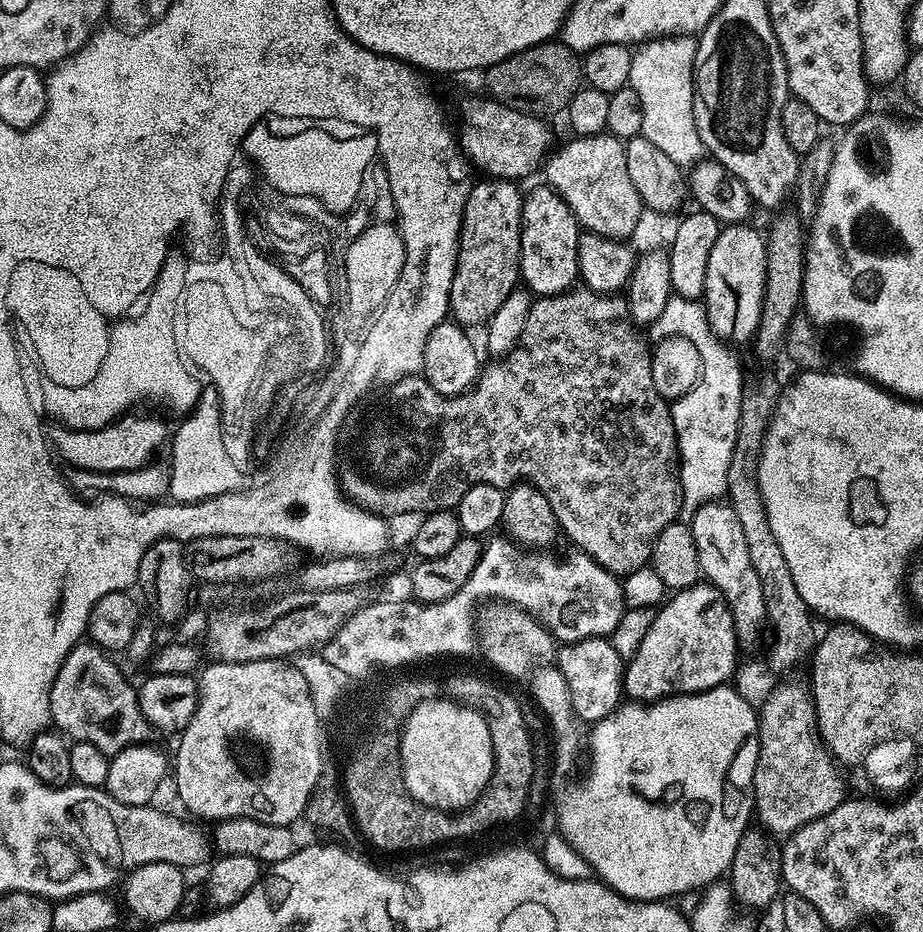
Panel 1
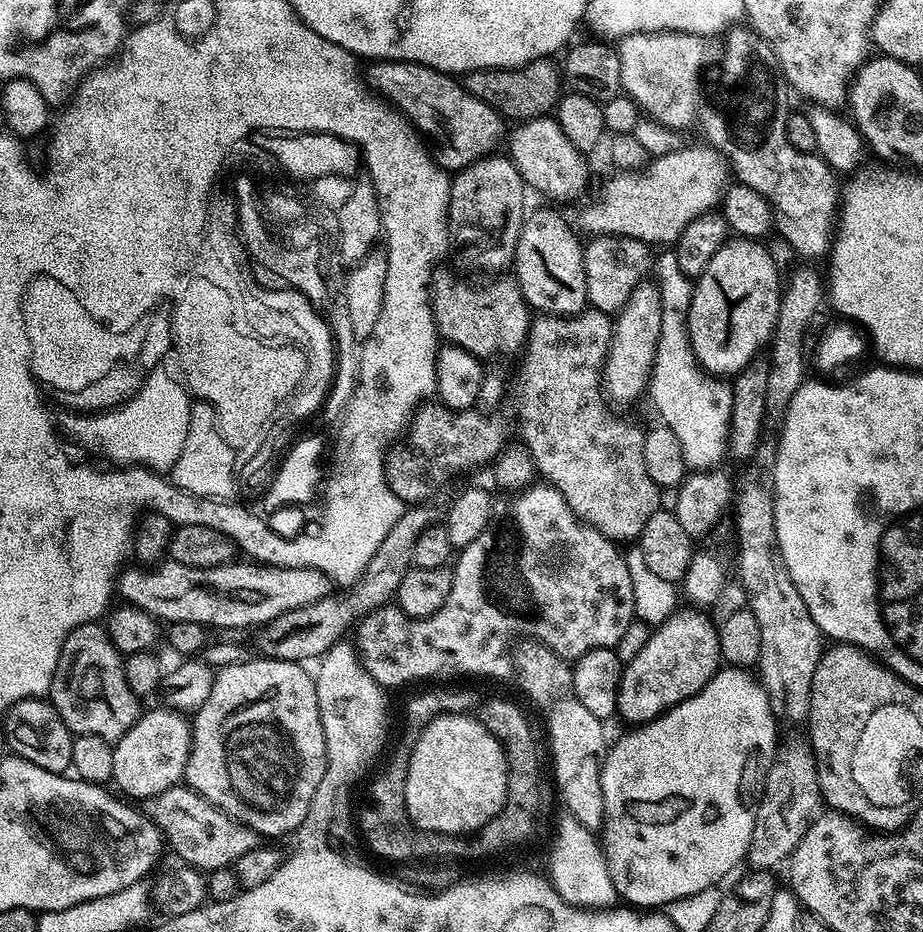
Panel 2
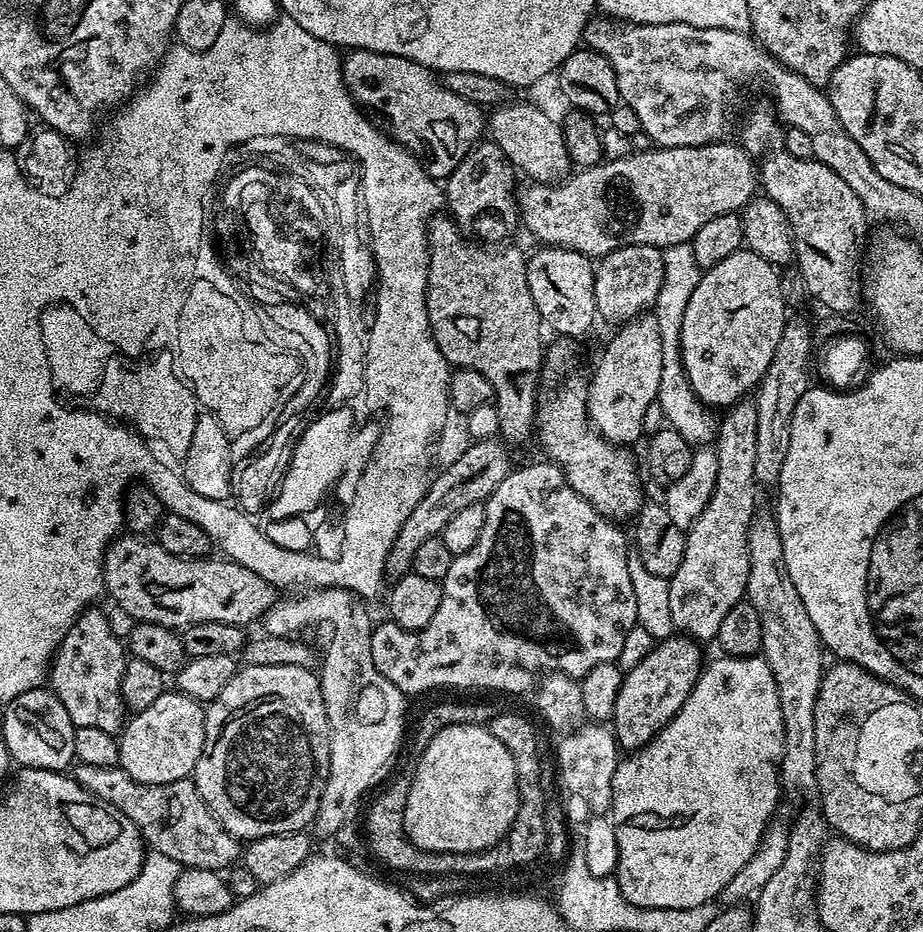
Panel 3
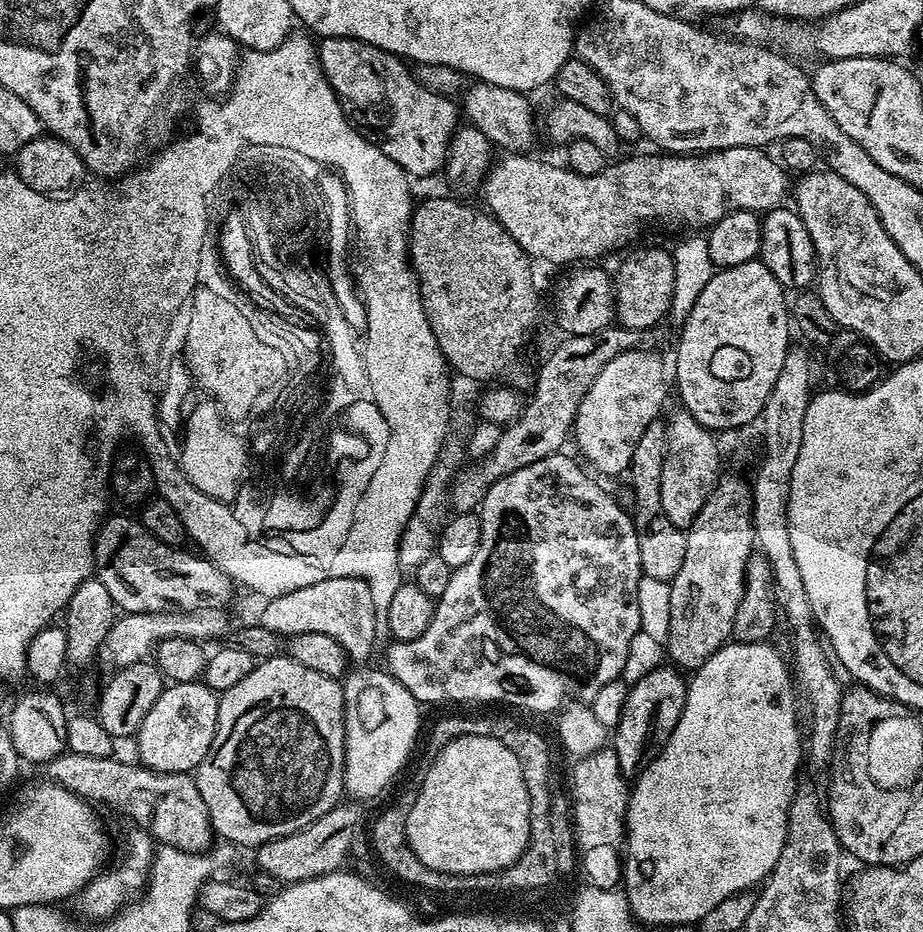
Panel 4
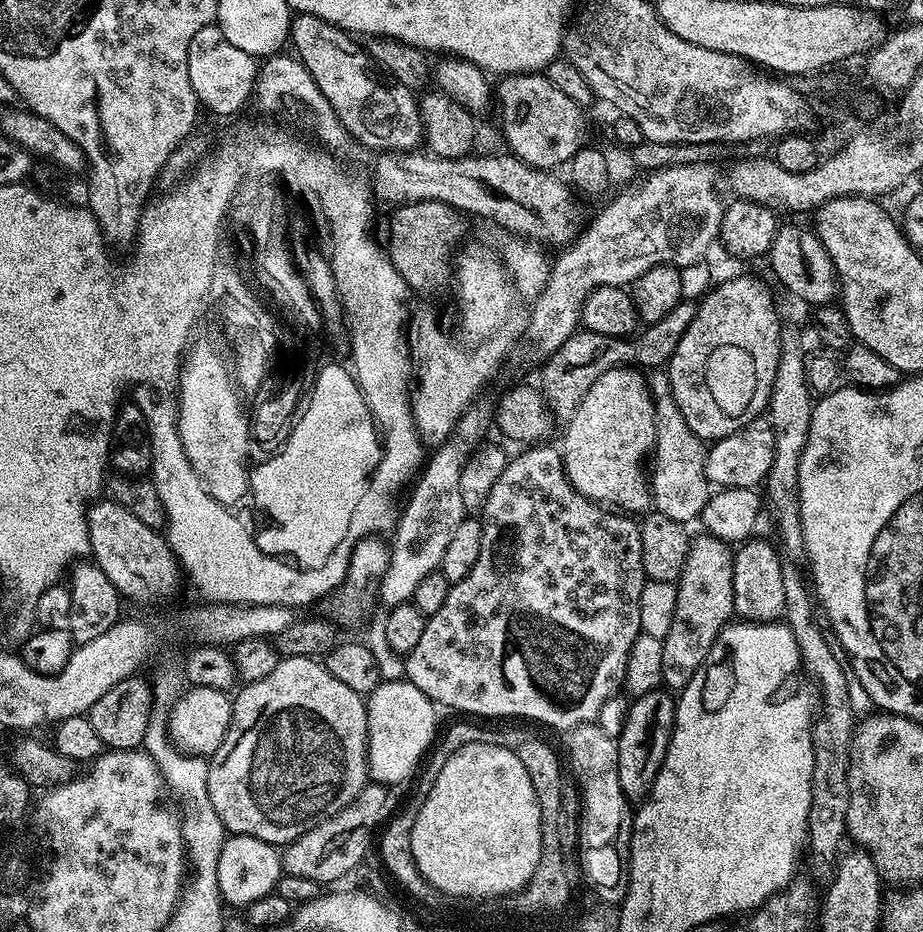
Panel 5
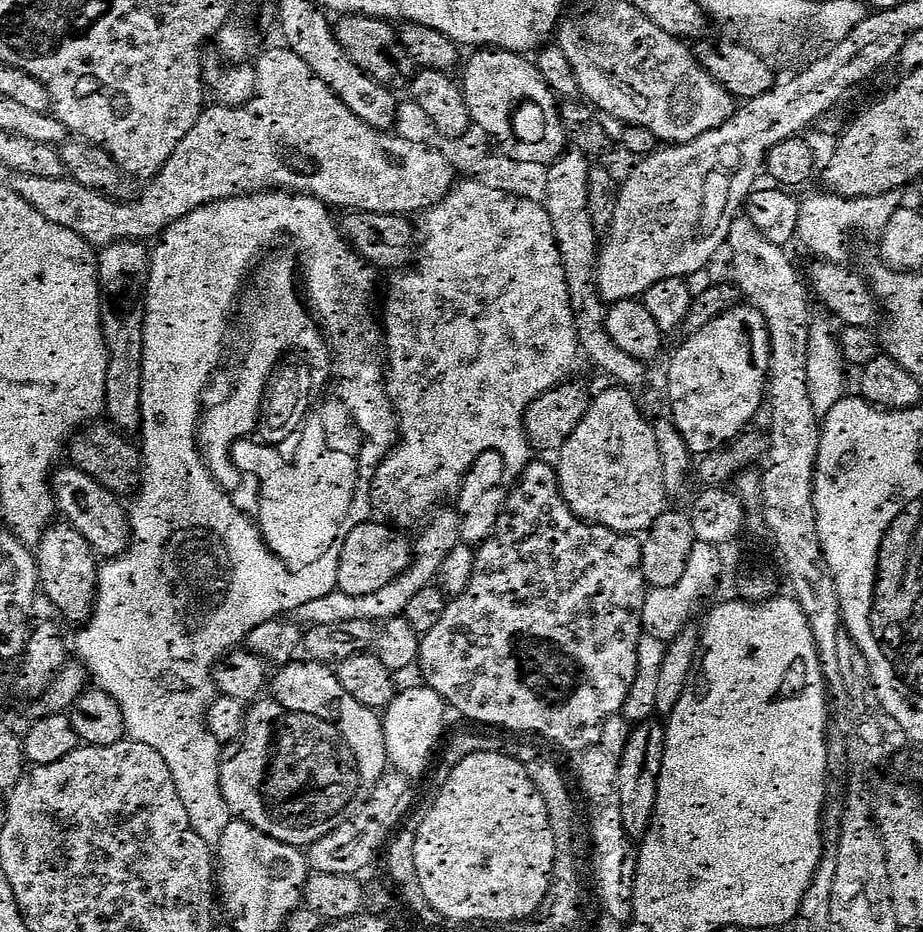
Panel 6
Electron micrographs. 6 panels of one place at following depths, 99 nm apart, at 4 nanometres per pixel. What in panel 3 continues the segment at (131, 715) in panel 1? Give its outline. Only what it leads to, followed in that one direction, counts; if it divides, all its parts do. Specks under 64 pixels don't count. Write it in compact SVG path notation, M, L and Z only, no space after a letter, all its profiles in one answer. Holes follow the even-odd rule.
M89 610L82 613L74 622L74 626L70 626L70 630L60 640L60 647L56 650L56 655L50 664L50 688L55 692L58 699L61 700L62 705L66 706L66 711L70 714L70 718L73 720L76 728L82 726L95 726L97 730L106 730L113 734L119 733L123 729L126 723L126 709L124 706L124 699L120 691L122 690L122 674L124 673L124 665L126 663L126 648L118 637L112 633L112 628L108 625L108 620L102 613L96 612L97 610Z

